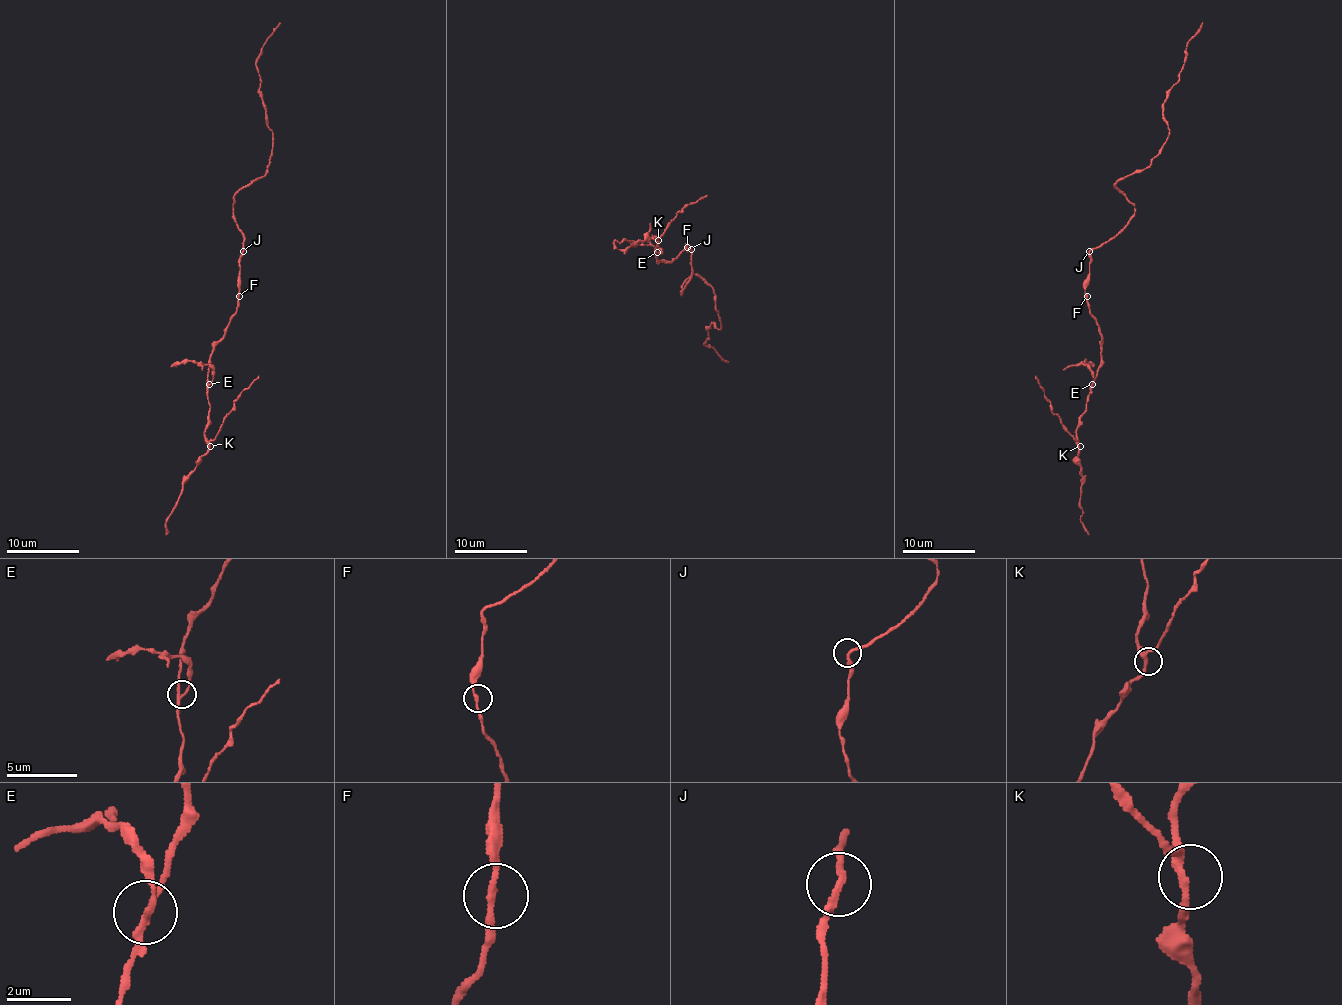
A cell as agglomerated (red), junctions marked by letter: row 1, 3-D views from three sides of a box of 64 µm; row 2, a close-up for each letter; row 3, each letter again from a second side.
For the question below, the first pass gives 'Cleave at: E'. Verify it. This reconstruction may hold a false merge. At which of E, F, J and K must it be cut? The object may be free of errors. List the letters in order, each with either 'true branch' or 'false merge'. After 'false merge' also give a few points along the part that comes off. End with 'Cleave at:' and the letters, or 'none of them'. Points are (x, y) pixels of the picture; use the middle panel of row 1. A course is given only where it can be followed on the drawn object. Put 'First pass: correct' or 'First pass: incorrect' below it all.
E: false merge; foreign part runs (657, 252), (660, 254), (655, 245), (629, 245), (619, 249)
F: true branch
J: true branch
K: true branch
Cleave at: E
First pass: correct

